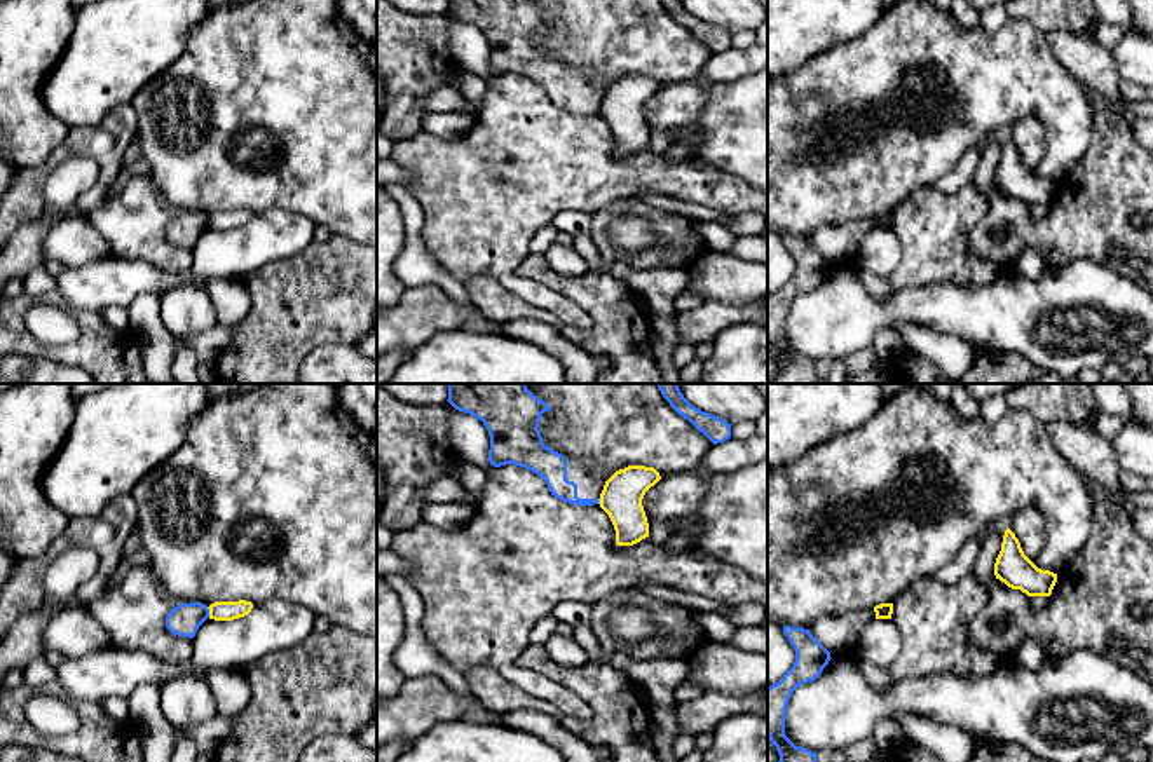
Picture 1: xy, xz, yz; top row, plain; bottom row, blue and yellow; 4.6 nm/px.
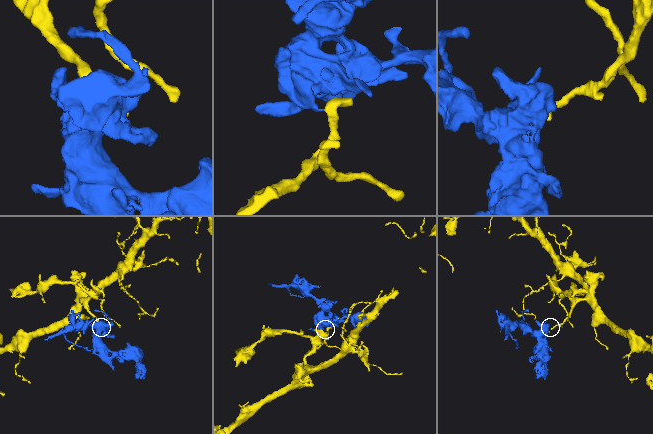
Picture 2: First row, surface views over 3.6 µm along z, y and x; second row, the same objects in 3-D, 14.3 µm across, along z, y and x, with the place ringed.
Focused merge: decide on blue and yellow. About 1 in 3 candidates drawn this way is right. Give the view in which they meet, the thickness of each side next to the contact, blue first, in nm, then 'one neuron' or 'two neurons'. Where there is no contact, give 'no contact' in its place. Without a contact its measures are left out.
xy | 140/100 nm | two neurons

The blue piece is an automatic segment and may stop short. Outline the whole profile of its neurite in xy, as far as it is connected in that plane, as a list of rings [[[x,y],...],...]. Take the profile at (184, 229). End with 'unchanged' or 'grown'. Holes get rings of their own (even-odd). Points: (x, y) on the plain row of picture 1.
[[[201,211],[180,213],[166,227],[166,237],[178,246],[194,248],[199,235],[209,227],[208,214]]] | unchanged

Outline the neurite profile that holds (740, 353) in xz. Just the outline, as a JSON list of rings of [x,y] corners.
[[[738,323],[712,340],[712,356],[694,384],[768,384],[768,326]]]

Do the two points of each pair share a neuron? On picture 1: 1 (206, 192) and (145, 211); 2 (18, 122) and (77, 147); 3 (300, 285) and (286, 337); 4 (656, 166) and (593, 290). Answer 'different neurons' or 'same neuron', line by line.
1: different neurons
2: different neurons
3: same neuron
4: different neurons

